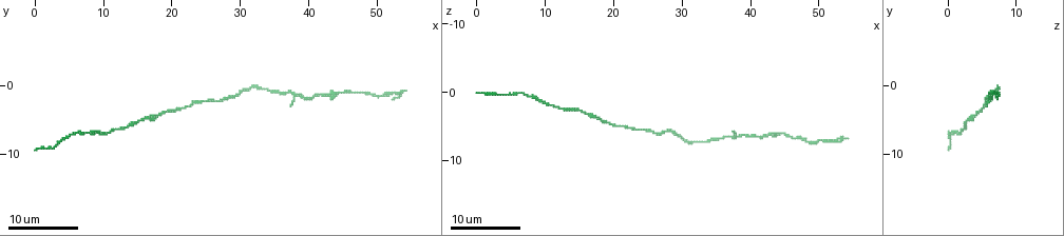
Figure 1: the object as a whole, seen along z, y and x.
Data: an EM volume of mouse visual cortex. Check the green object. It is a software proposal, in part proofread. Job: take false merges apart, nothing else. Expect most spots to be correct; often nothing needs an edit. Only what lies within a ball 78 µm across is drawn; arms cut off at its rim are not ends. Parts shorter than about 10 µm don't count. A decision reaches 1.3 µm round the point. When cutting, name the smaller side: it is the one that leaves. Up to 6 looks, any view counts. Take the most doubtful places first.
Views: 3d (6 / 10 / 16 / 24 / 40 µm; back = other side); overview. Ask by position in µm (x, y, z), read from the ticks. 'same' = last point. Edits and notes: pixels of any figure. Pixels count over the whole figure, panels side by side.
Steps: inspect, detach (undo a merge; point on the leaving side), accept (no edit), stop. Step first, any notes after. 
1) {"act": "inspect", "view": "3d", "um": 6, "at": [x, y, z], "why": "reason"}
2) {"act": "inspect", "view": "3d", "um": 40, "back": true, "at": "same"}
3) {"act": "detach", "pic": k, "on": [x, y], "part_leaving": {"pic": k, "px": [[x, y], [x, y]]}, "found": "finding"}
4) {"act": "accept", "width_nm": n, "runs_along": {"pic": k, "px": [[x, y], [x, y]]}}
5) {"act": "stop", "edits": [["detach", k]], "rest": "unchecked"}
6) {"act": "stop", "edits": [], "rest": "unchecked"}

{"act": "inspect", "view": "3d", "um": 24, "at": [44.0, 1.0, 6.0], "why": "calibre changes"}

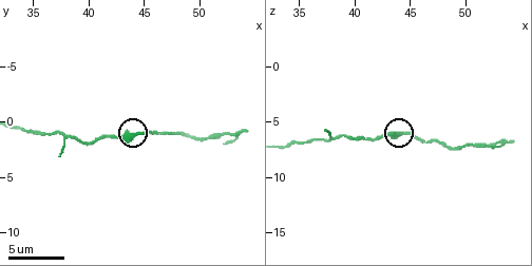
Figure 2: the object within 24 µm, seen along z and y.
{"act": "inspect", "view": "3d", "um": 10, "at": [44.2, 1.2, 6.2]}

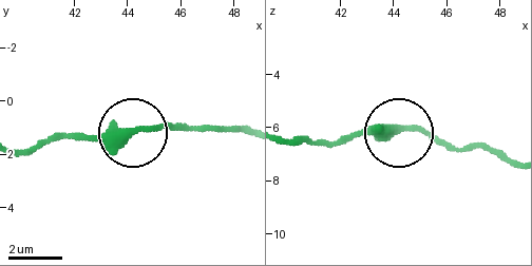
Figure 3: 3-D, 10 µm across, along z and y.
{"act": "accept", "runs_along": {"pic": 3, "px": [[285, 141], [346, 141], [415, 128], [462, 148], [487, 148]]}, "found": "one neuron here"}

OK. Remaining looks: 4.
{"act": "inspect", "view": "3d", "um": 16, "at": [27.0, 2.5, 6.0]}

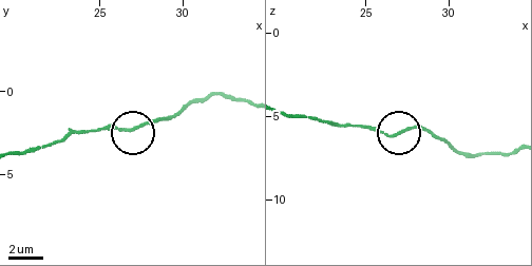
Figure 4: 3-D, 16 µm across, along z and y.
{"act": "inspect", "view": "3d", "um": 10, "at": [27.0, 2.2, 6.2]}

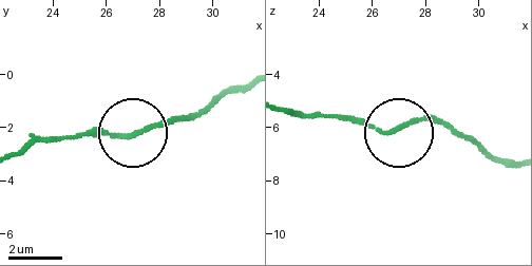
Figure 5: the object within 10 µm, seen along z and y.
{"act": "accept", "runs_along": {"pic": 5, "px": [[129, 135], [188, 117]]}, "found": "one neuron here"}

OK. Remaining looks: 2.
{"act": "inspect", "view": "3d", "um": 16, "at": [13.5, 6.0, 2.5], "why": "calibre changes"}

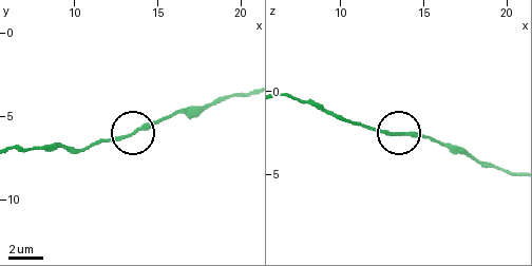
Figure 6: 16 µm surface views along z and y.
{"act": "inspect", "view": "3d", "um": 6, "at": [13.3, 6.2, 2.6]}

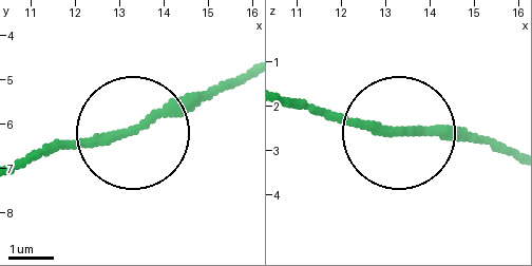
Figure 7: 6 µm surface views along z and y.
{"act": "accept", "width_nm": 180, "runs_along": {"pic": 7, "px": [[513, 155], [468, 136], [387, 136], [285, 102]]}, "found": "one neuron here"}

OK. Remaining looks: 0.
{"act": "stop", "edits": [], "rest": "unchecked"}

